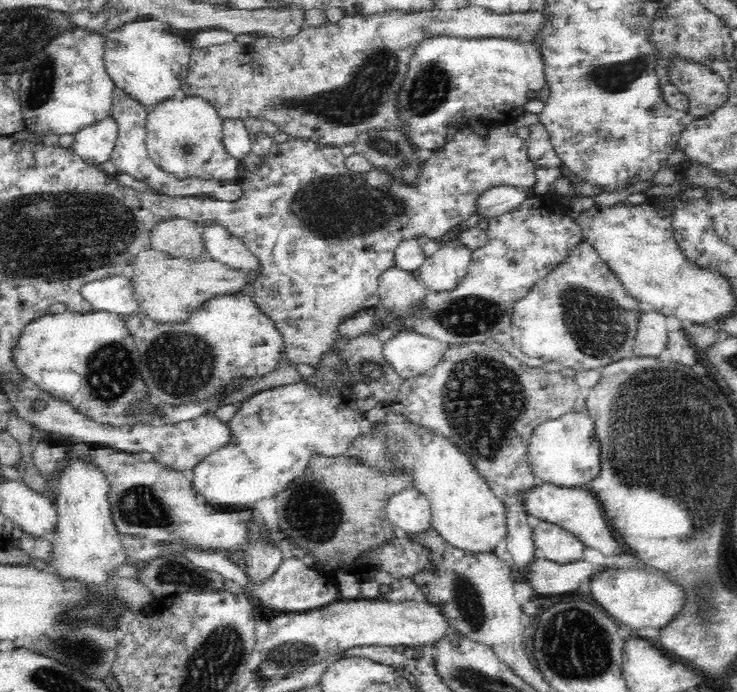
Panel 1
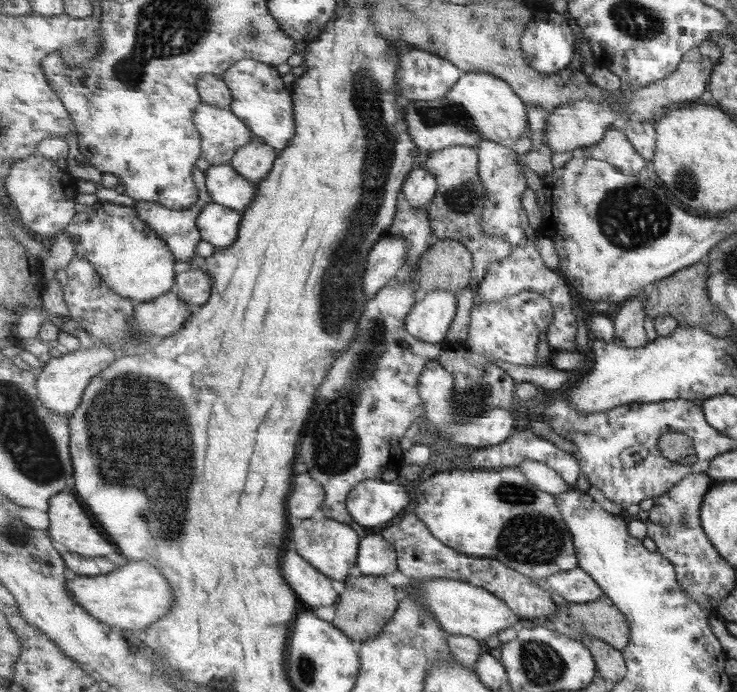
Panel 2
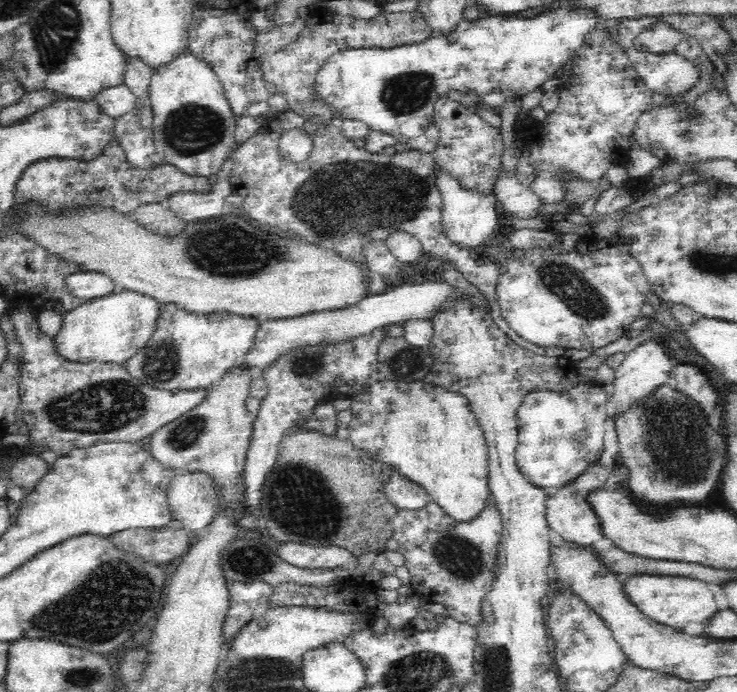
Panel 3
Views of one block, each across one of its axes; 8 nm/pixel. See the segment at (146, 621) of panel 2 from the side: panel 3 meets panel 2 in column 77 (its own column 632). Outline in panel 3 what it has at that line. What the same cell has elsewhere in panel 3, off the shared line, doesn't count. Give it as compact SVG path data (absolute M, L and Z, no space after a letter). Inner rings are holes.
M631 575L625 582L625 591L648 618L677 630L682 630L690 622L706 622L719 611L708 583L684 576Z

